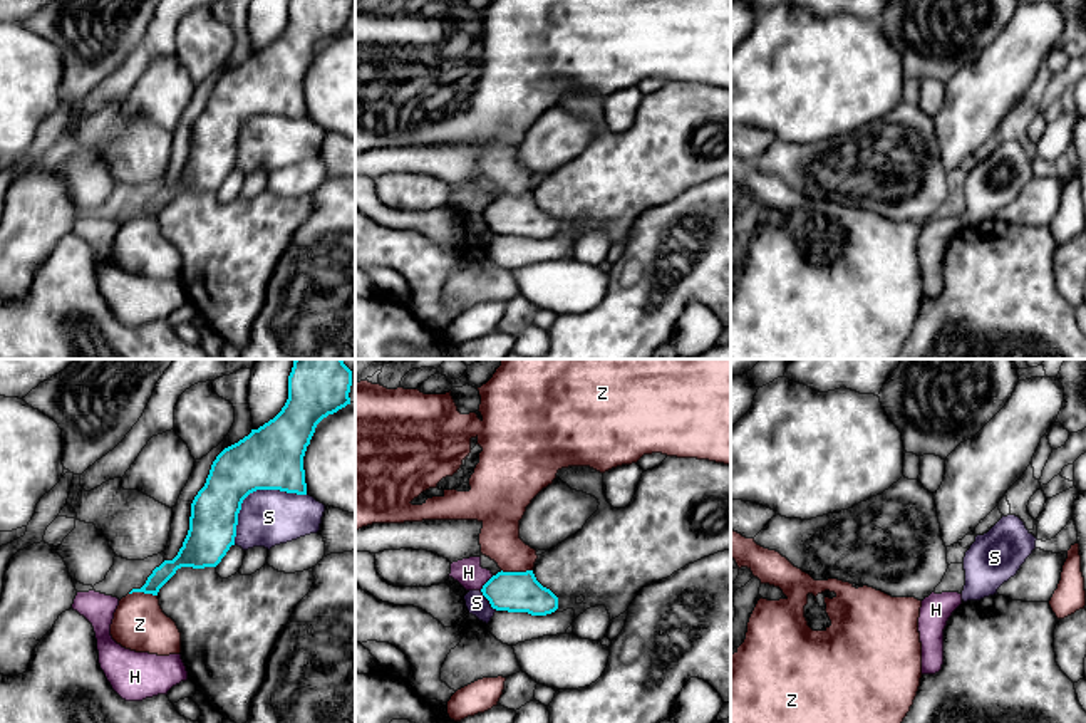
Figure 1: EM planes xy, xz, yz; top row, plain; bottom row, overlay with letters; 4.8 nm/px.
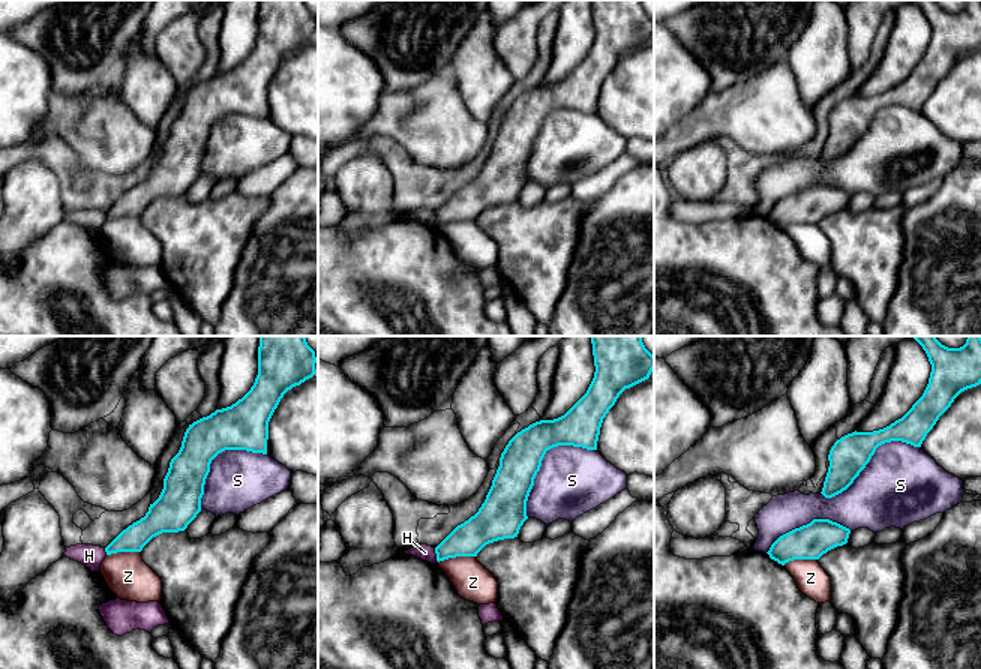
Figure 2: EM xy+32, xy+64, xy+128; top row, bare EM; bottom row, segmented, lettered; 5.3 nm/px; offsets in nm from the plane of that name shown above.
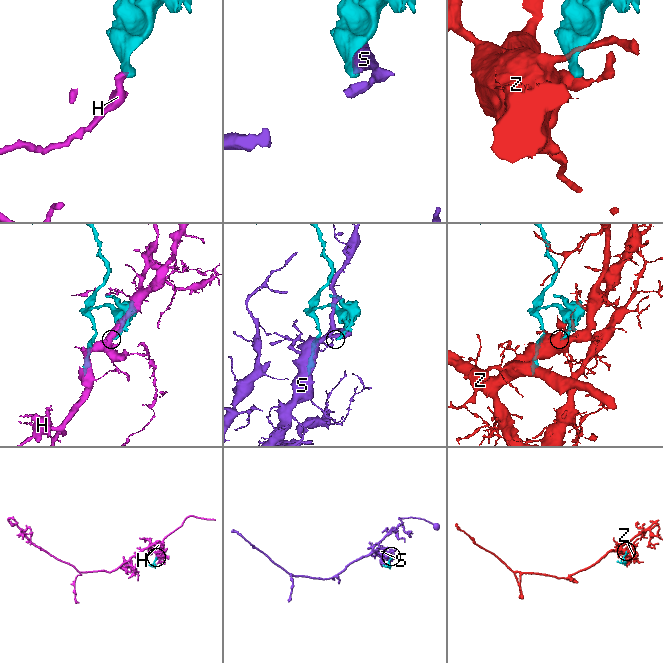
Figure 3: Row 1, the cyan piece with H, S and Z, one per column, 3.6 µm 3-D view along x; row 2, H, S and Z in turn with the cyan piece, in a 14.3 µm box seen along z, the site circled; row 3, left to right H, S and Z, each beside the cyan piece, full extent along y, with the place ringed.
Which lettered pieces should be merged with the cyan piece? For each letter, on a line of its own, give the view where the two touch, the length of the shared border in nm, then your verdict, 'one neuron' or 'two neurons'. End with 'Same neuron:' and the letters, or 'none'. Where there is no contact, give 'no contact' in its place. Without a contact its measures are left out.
H: contact in xz; length 100 nm; two neurons
S: contact in xy; length 420 nm; two neurons
Z: contact in xz; length 150 nm; two neurons
Same neuron: none

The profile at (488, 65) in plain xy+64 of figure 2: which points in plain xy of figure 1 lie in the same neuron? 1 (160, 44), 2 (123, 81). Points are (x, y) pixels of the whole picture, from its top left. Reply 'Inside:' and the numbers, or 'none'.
Inside: none

